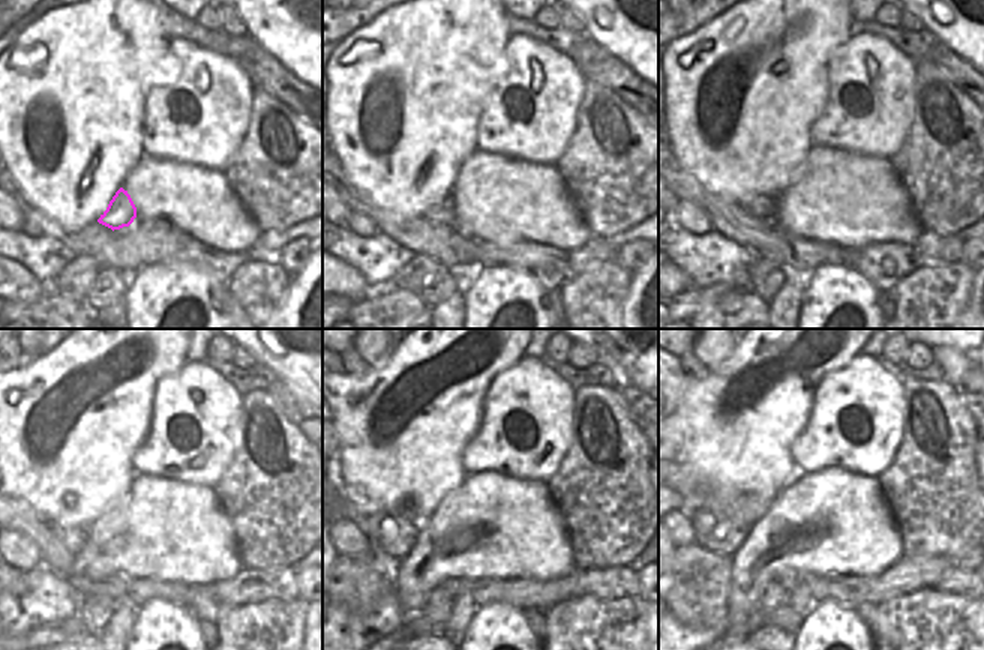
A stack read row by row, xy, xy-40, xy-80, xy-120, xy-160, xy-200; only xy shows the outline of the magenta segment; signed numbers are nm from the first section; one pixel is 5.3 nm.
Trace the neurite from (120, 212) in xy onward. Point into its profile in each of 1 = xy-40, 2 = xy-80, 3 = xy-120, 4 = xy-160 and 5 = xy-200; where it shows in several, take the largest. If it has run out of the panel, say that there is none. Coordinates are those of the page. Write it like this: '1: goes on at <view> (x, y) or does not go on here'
1: goes on at xy-40 (443, 212)
2: goes on at xy-80 (764, 207)
3: goes on at xy-120 (74, 538)
4: goes on at xy-160 (393, 536)
5: goes on at xy-200 (713, 533)

